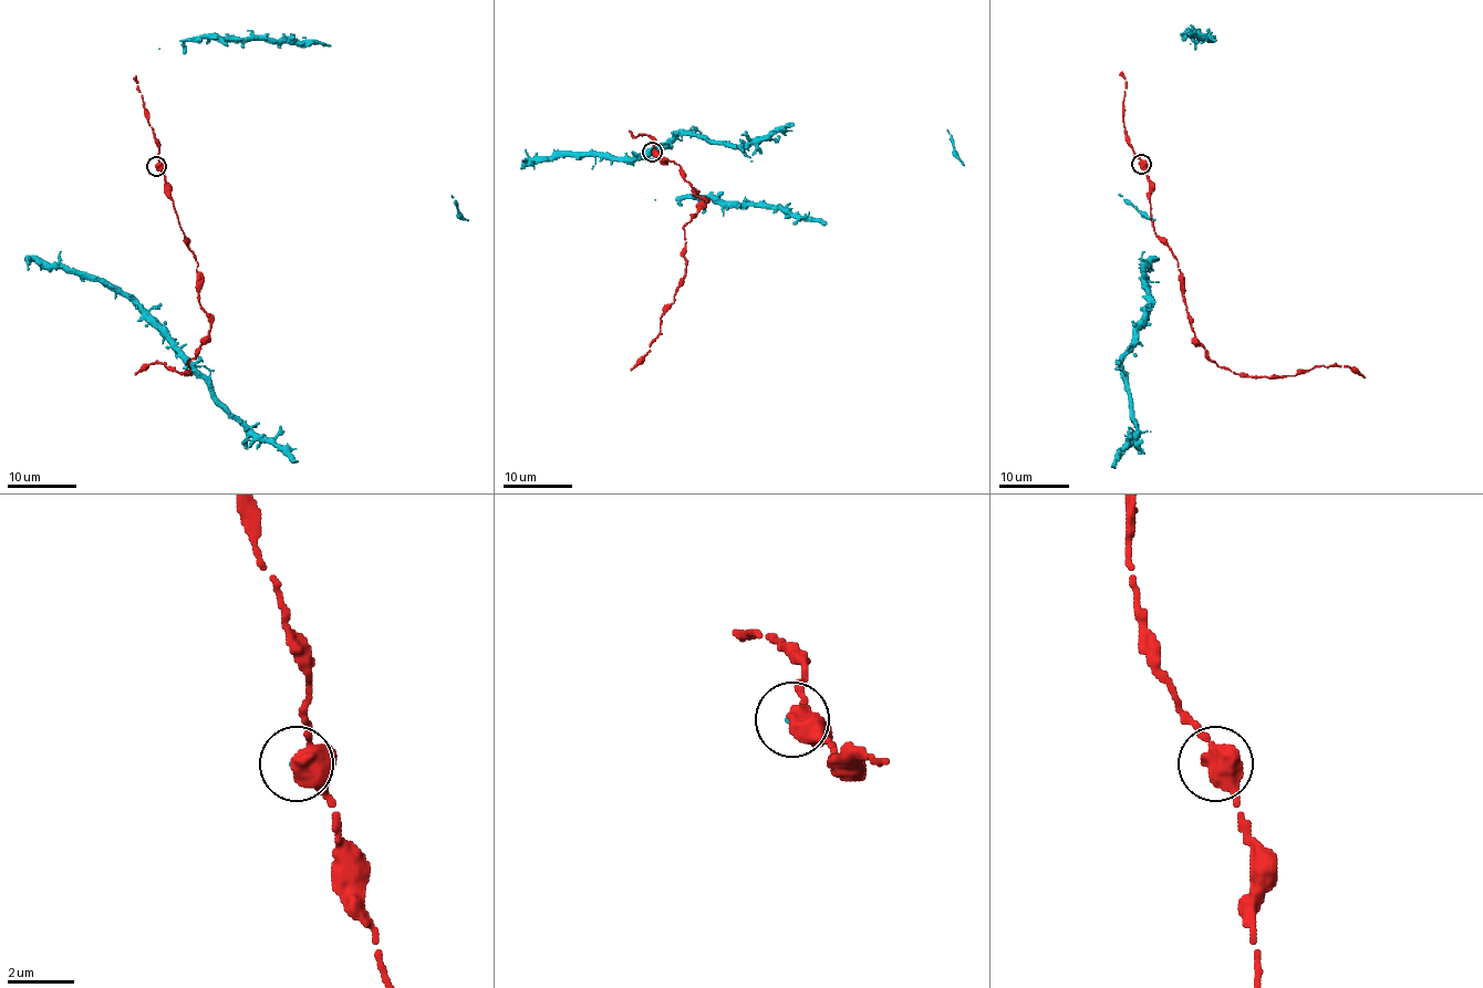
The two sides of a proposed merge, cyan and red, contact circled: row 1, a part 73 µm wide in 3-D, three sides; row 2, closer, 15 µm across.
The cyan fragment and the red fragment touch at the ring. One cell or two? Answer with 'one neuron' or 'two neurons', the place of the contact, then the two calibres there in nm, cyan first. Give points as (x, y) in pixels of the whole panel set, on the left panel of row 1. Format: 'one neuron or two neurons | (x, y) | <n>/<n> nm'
one neuron | (156, 166) | 50/440 nm

